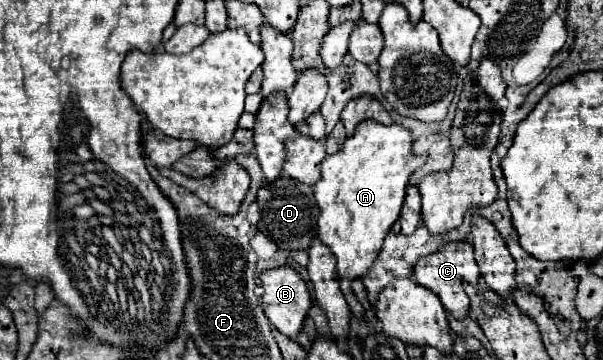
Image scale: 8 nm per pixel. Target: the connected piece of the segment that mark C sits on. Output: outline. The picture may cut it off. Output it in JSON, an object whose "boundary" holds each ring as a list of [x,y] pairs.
{"boundary":[[[462,241],[454,247],[446,247],[442,251],[436,251],[434,255],[428,255],[422,265],[418,263],[414,267],[414,279],[430,289],[432,293],[436,293],[444,305],[444,309],[454,317],[454,319],[464,319],[468,315],[468,295],[464,291],[464,285],[476,285],[480,279],[480,271],[478,265],[474,261],[474,251],[470,247],[470,243]]]}

